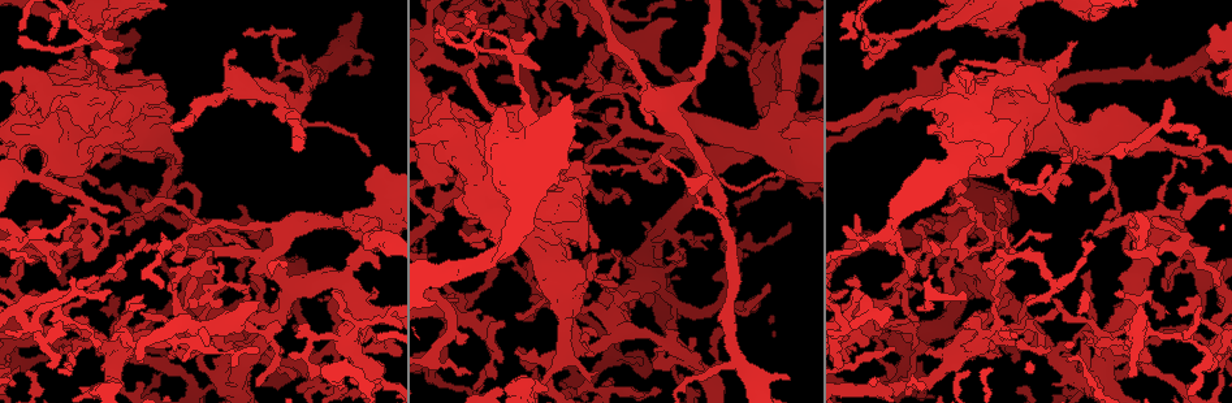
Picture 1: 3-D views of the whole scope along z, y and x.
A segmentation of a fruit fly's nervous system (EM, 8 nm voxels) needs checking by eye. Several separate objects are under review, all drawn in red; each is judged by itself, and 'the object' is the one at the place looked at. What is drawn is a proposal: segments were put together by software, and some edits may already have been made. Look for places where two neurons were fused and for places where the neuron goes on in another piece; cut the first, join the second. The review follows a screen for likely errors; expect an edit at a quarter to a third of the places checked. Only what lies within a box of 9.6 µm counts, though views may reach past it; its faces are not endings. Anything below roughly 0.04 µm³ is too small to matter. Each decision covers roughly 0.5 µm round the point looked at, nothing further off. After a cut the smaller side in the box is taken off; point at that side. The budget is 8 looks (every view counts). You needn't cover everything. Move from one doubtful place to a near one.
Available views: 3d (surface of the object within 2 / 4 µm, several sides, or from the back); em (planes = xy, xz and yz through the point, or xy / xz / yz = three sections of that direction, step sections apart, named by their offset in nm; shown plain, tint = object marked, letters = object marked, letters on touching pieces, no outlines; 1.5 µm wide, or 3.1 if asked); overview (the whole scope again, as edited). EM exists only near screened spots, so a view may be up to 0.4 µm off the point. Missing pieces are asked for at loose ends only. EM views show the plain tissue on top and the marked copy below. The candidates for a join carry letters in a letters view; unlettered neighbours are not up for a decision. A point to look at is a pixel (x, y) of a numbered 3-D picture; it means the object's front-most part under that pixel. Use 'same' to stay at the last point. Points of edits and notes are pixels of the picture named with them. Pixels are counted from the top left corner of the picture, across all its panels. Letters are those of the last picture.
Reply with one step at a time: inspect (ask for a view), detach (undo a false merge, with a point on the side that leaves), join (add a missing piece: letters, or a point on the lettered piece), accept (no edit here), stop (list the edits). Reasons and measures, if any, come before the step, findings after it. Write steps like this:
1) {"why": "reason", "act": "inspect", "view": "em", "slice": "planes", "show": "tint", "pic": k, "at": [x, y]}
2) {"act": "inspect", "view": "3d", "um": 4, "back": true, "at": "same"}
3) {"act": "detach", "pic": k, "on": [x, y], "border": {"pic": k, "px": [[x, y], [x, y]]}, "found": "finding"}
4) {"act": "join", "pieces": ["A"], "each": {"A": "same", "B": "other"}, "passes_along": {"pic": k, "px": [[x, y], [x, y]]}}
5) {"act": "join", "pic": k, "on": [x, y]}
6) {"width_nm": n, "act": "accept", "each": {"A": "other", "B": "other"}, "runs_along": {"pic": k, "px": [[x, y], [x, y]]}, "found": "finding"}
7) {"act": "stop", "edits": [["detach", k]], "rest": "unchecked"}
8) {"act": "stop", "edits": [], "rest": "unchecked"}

{"why": "branch stops here", "act": "inspect", "view": "em", "slice": "xy", "step": 4, "show": "letters", "pic": 1, "at": [1148, 353]}

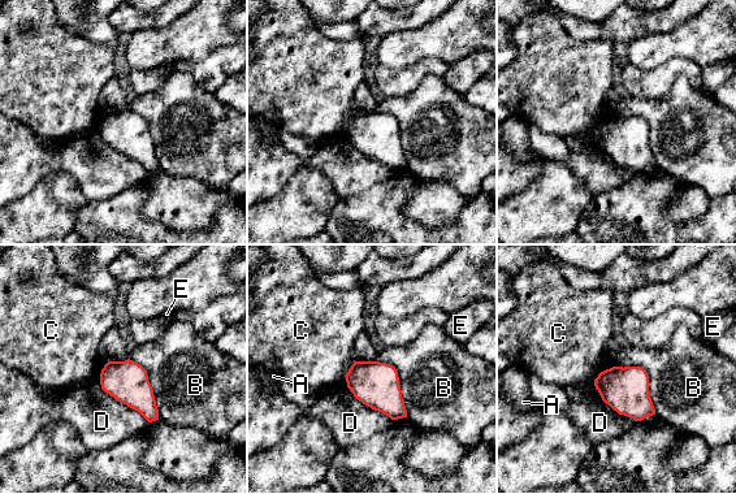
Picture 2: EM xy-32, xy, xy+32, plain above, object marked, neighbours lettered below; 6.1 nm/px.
{"width_nm": 260, "act": "accept", "each": {"A": "other", "B": "other", "C": "other", "D": "other", "E": "other"}, "border": {"pic": 2, "px": [[594, 378], [641, 367], [656, 414]]}, "found": "none of them fits"}

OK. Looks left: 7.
{"why": "branch stops here", "act": "inspect", "view": "em", "slice": "planes", "show": "letters", "pic": 1, "at": [76, 234]}

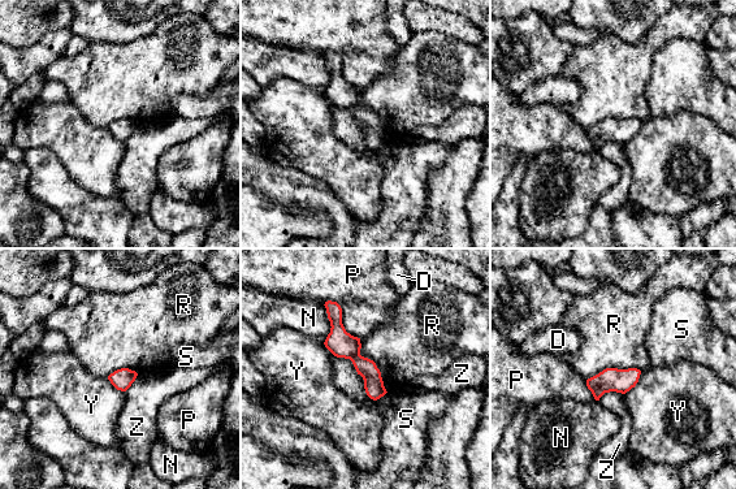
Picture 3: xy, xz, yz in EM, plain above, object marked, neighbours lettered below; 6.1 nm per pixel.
{"width_nm": 120, "act": "accept", "each": {"D": "other", "N": "other", "P": "other", "R": "other", "S": "other", "Y": "other", "Z": "other"}, "found": "none of them fits"}

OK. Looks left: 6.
{"why": "abrupt turn", "act": "inspect", "view": "em", "slice": "yz", "step": 8, "show": "letters", "pic": 1, "at": [1053, 283]}

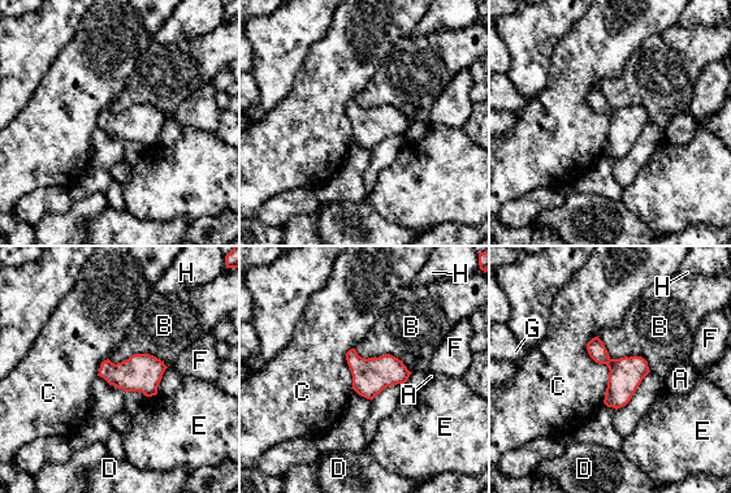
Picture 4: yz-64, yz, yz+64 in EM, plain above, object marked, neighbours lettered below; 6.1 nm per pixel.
{"act": "accept", "each": {"A": "other", "B": "other", "C": "other", "D": "other", "E": "other", "F": "other", "G": "other", "H": "other"}, "border": {"pic": 4, "px": [[595, 336], [604, 402]]}, "found": "one neuron here"}

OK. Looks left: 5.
{"act": "stop", "edits": [], "rest": "unchecked"}

